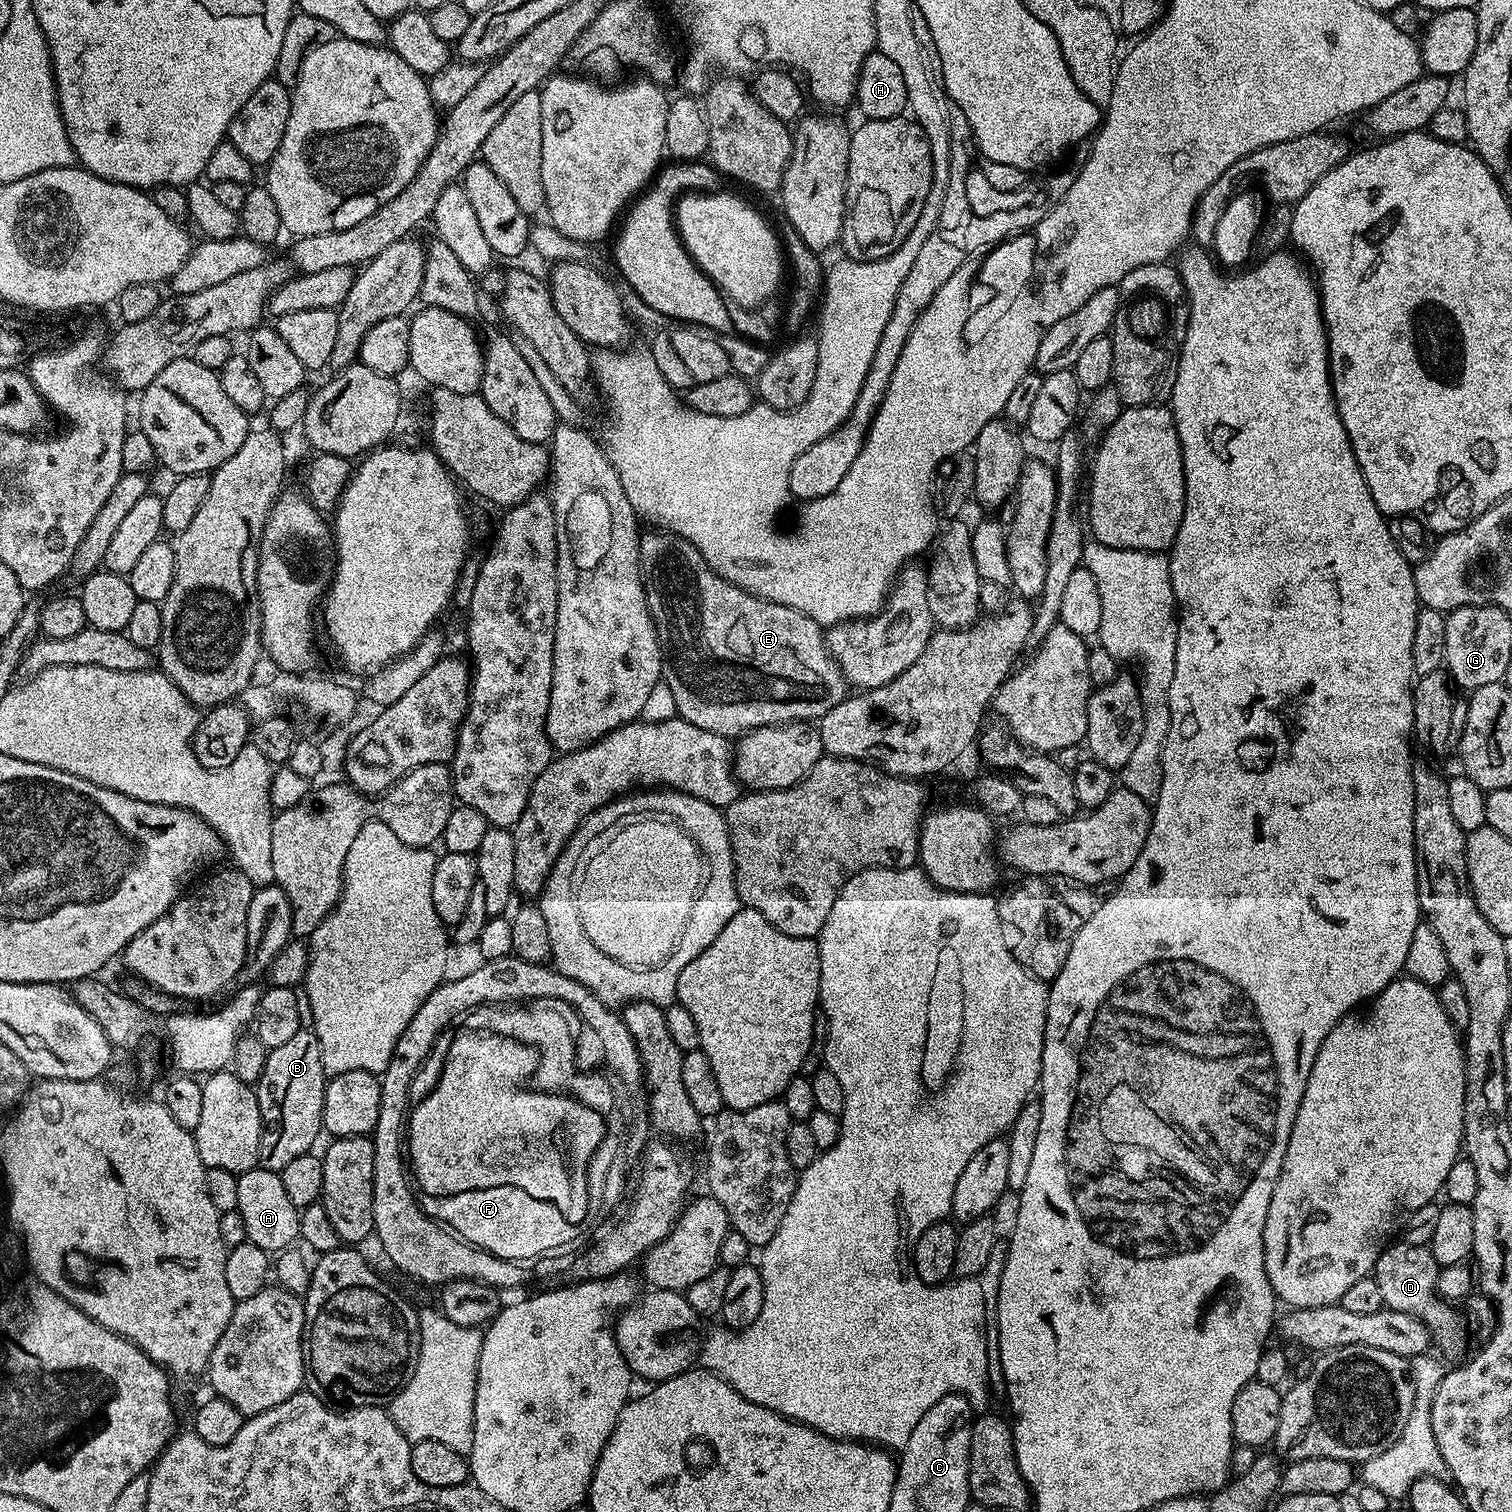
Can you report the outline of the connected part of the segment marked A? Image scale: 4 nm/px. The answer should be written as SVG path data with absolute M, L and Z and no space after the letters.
M259 1166L241 1173L238 1177L238 1206L246 1224L248 1241L274 1254L289 1249L300 1235L299 1209L290 1201L279 1173Z

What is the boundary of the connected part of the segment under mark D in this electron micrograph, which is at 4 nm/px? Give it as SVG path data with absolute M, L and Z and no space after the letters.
M1404 1241L1390 1244L1387 1246L1378 1258L1378 1262L1373 1268L1373 1275L1375 1282L1380 1288L1380 1293L1383 1298L1385 1307L1398 1310L1400 1313L1410 1313L1412 1316L1417 1317L1422 1323L1427 1326L1428 1334L1431 1343L1444 1354L1453 1360L1459 1359L1458 1357L1466 1348L1468 1342L1468 1326L1465 1317L1461 1311L1454 1310L1455 1308L1449 1301L1441 1299L1436 1291L1437 1276L1440 1265L1434 1258L1431 1249L1427 1246L1414 1246Z

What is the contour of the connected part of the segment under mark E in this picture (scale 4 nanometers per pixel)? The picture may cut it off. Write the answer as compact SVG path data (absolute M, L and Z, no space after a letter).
M667 530L645 531L640 538L640 573L644 576L644 589L646 590L646 602L652 615L652 621L658 634L660 653L664 659L662 673L663 683L670 686L670 694L674 694L676 711L679 719L690 722L694 726L702 726L702 730L710 730L710 734L718 734L729 738L739 738L745 732L752 732L756 728L765 728L771 724L794 724L797 722L816 722L824 716L838 702L842 702L849 695L850 685L845 680L836 660L828 653L826 632L821 625L814 623L806 614L794 610L790 606L775 604L769 600L758 598L750 594L745 588L739 588L726 578L722 578L712 567L698 554L698 550L690 542L686 542L680 536L675 536Z

